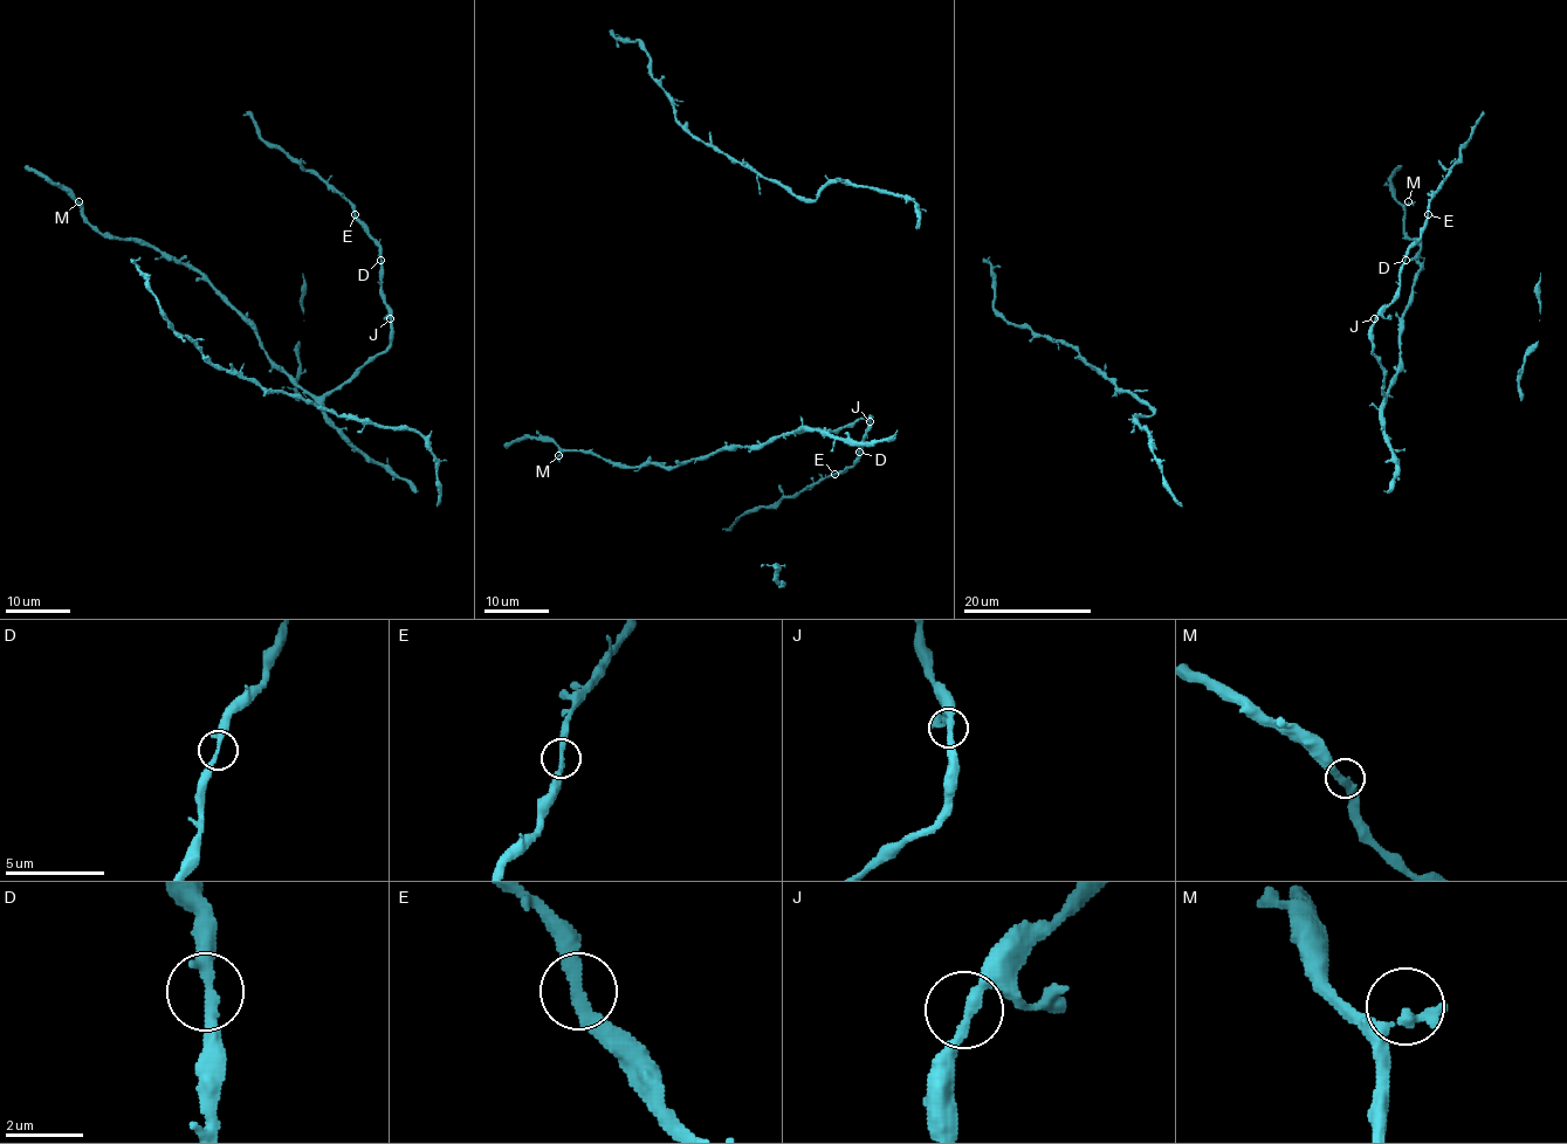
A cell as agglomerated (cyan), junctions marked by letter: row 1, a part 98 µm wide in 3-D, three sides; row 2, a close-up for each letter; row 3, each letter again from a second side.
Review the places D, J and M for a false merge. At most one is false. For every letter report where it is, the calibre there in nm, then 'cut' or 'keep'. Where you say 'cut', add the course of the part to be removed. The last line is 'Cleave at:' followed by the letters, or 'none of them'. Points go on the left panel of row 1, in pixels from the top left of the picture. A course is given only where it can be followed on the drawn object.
D: (380, 260) | 280 nm | keep
J: (390, 318) | 280 nm | keep
M: (78, 201) | 240 nm | keep
Cleave at: none of them

